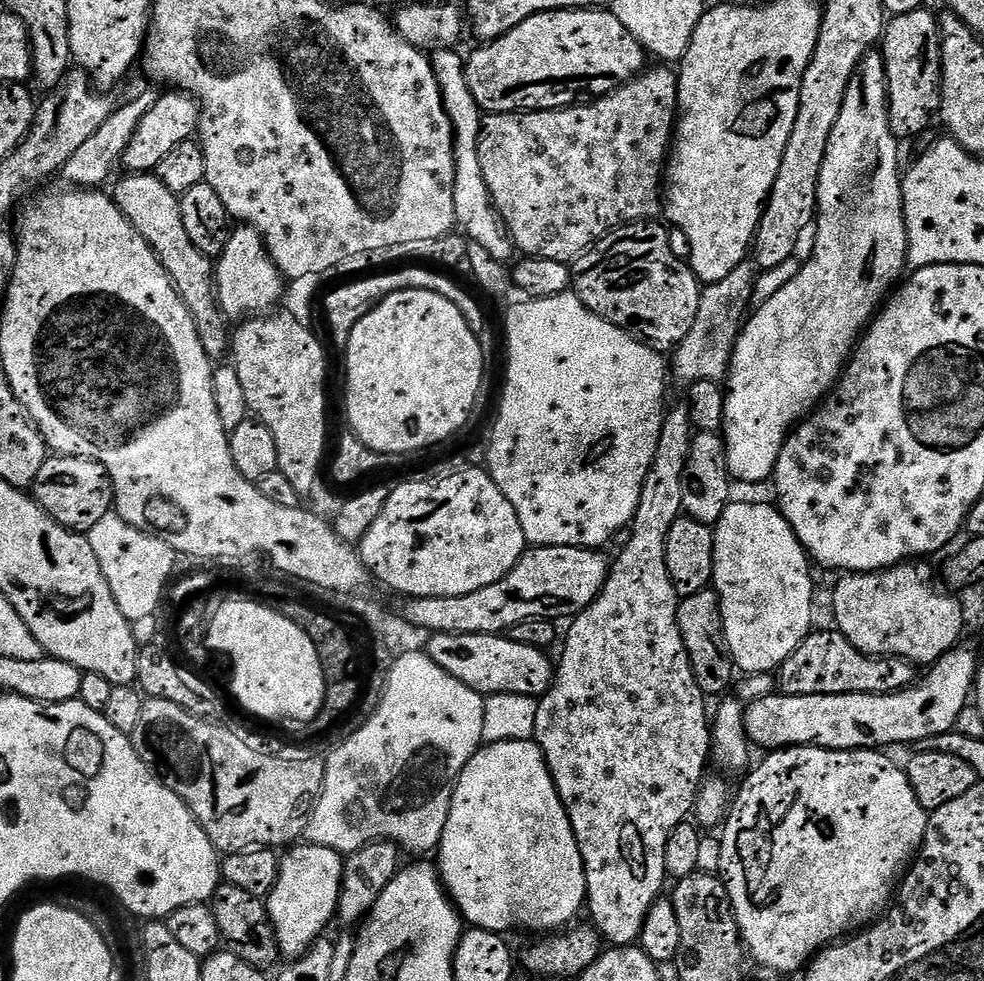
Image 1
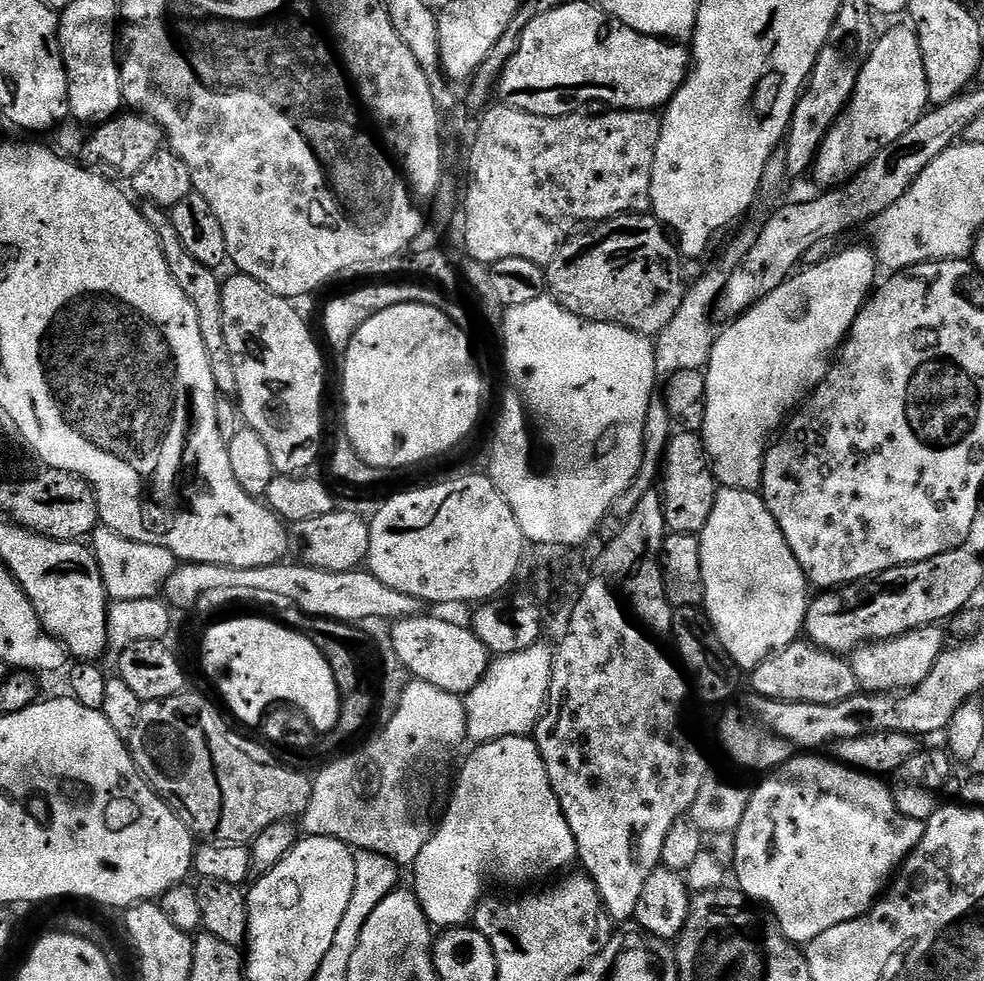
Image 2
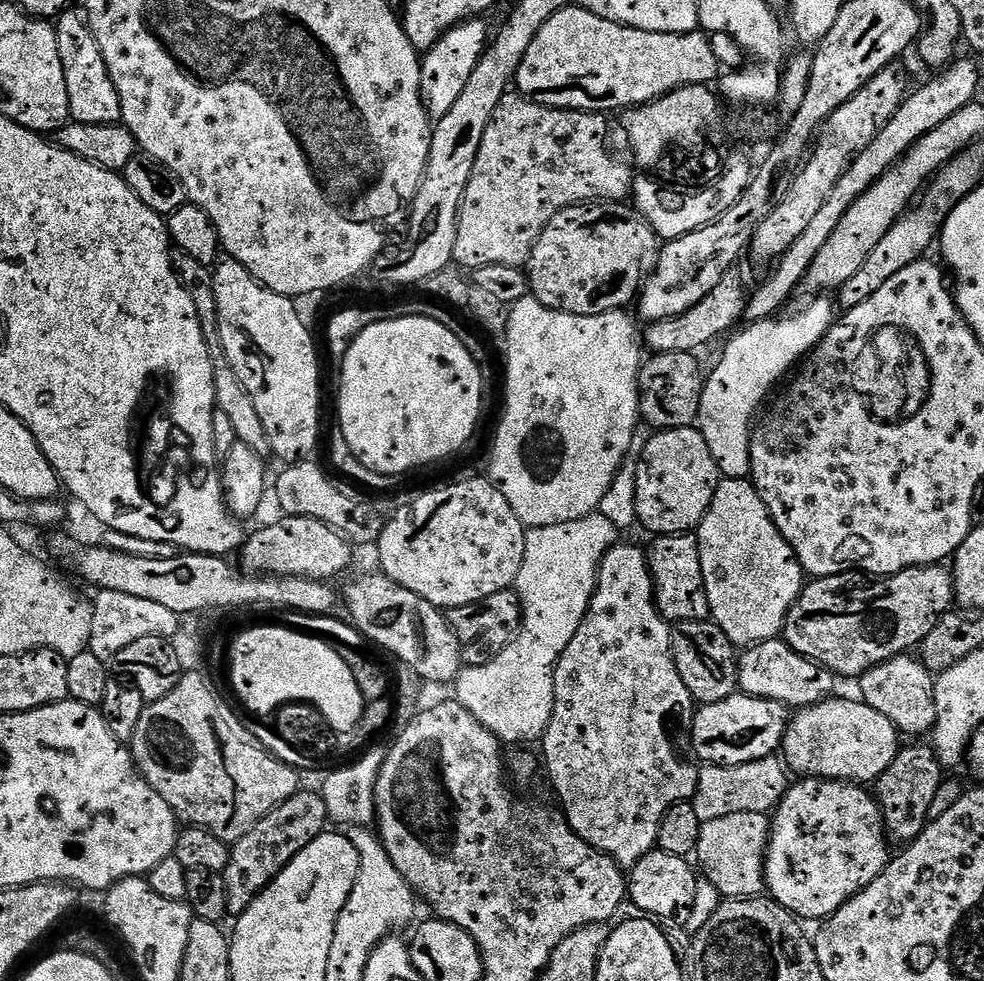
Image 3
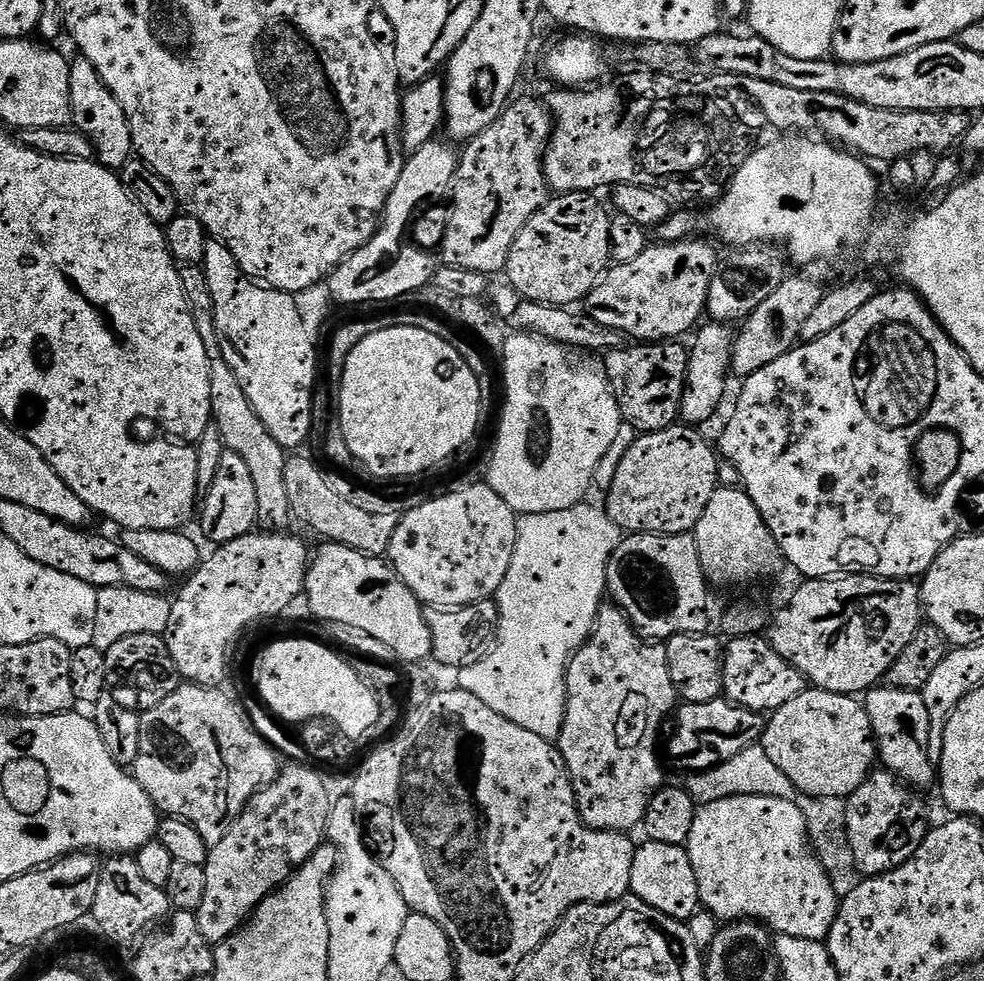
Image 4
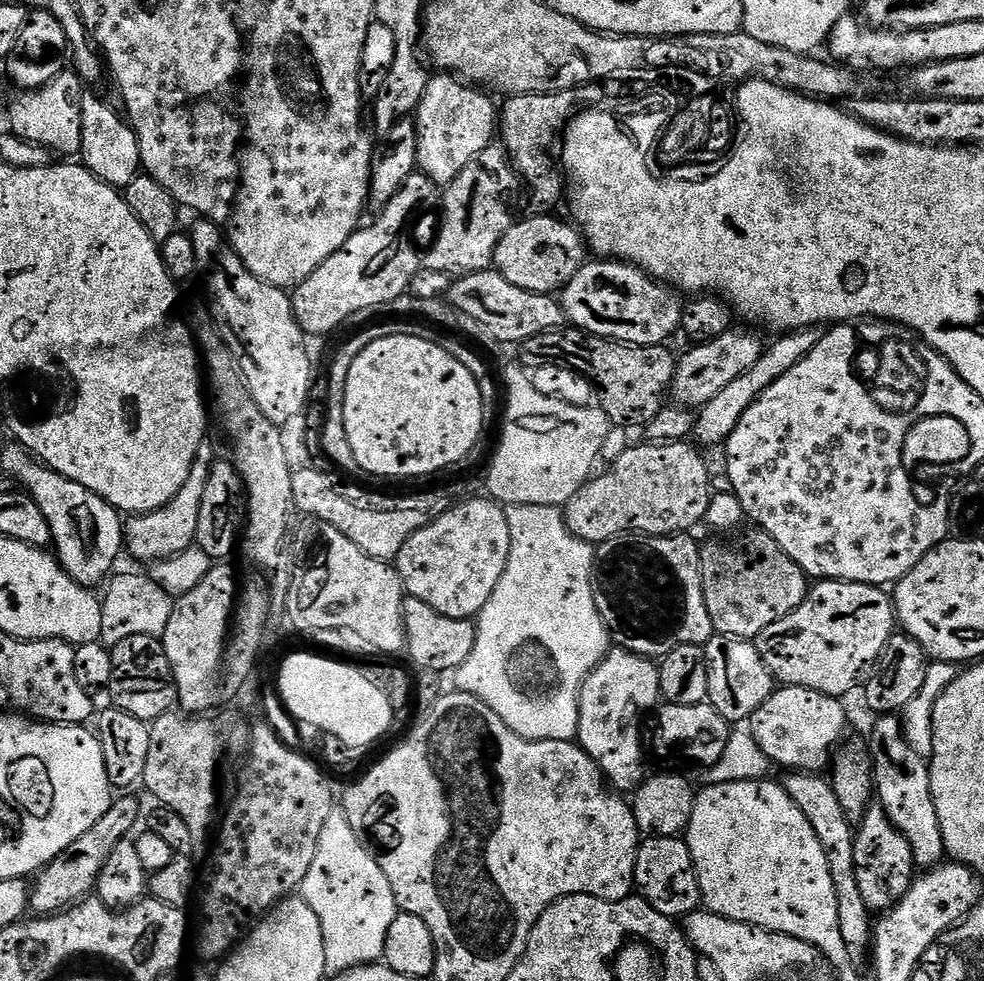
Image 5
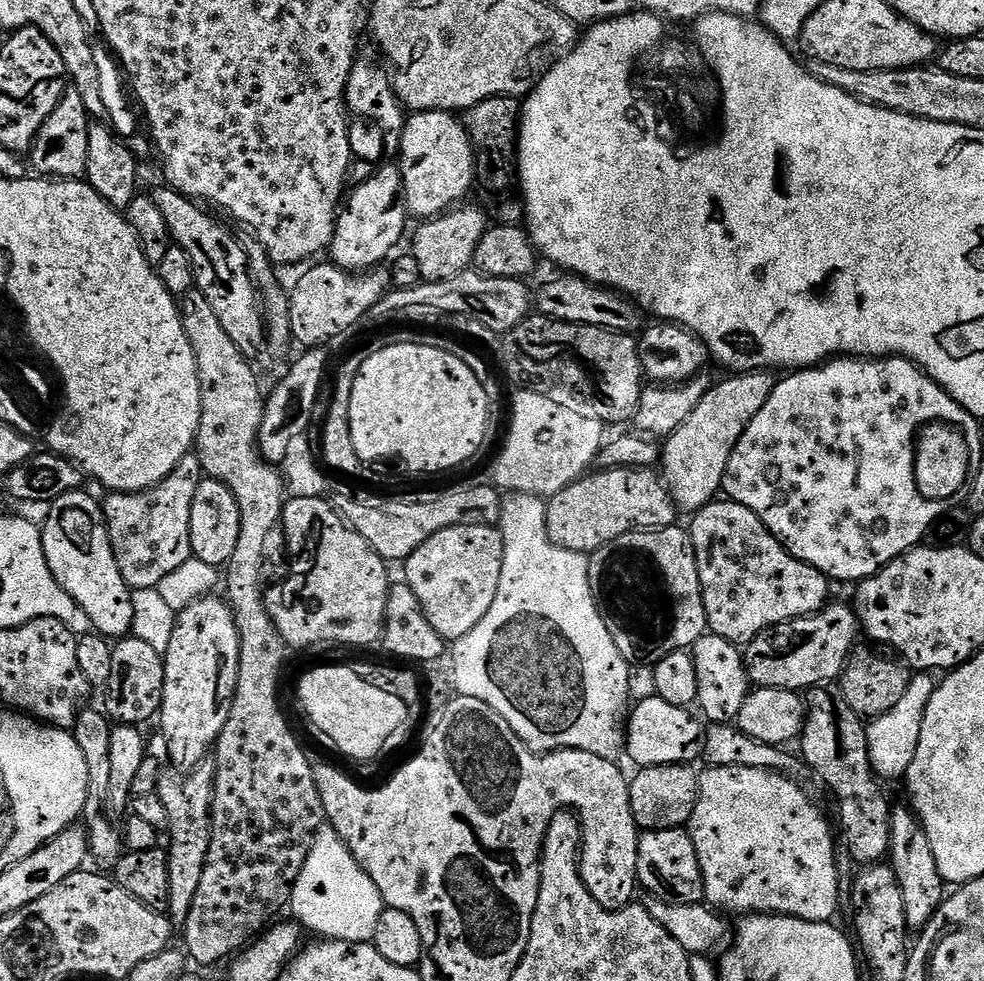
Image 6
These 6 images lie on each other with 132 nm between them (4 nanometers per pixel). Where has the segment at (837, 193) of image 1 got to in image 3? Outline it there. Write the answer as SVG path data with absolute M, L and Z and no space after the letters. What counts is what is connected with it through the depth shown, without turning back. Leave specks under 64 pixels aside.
M831 299L809 300L812 301L805 308L800 308L789 316L780 314L773 319L744 326L744 329L725 346L716 369L707 373L700 399L698 427L702 438L706 438L706 446L710 446L710 454L721 477L743 480L751 473L750 445L754 421L761 411L760 403L773 395L772 387L803 361L820 343L820 339L832 329L837 319L837 309L834 304L832 309L832 304L828 301Z

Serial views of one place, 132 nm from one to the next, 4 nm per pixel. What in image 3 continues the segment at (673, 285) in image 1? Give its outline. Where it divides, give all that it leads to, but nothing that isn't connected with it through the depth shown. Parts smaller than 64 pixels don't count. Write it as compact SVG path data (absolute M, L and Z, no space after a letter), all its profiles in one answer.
M589 202L587 204L576 204L572 208L567 208L558 214L554 214L554 218L550 218L550 222L542 230L538 242L534 242L534 250L530 254L526 265L528 287L531 295L542 306L546 306L550 310L569 312L575 316L593 316L594 314L602 314L603 312L624 310L629 307L627 304L630 303L631 300L633 303L633 301L639 297L642 281L645 279L646 273L653 272L656 268L661 247L662 241L660 237L657 236L655 230L645 222L643 216L636 211L635 207L629 206L624 202Z

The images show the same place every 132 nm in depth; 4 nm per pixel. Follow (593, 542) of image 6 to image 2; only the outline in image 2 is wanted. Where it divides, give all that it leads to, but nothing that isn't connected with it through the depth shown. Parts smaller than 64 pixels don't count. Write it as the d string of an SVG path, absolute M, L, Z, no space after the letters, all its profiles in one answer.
M680 430L671 437L662 459L664 466L664 513L672 532L690 532L699 534L714 510L718 491L717 473L710 463L708 450L703 439L695 431Z

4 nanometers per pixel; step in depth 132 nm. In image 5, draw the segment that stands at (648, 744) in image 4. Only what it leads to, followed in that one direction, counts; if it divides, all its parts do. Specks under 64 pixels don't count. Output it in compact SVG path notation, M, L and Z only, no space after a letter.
M613 647L586 678L580 691L578 730L580 747L594 758L604 779L617 793L628 794L645 779L644 752L640 749L640 719L661 699L660 669L655 659Z

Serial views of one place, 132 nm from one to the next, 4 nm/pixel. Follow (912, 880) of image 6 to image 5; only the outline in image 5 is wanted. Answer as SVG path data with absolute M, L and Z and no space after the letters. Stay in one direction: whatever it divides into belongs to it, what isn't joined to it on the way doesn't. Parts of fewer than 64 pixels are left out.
M880 714L876 725L866 736L868 753L872 756L874 796L878 806L890 818L890 822L910 844L917 869L935 868L945 859L942 826L938 822L938 810L934 806L934 794L930 790L929 761L919 756L906 742L901 717L896 714Z

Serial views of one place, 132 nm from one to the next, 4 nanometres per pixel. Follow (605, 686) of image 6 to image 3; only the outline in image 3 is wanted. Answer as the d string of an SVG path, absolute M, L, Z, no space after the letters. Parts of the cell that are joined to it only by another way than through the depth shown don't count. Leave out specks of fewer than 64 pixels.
M598 511L574 522L529 528L525 531L526 554L522 558L522 570L518 570L514 585L524 611L520 632L505 646L502 654L498 654L490 662L461 667L460 674L454 681L455 699L466 706L466 710L470 710L470 714L474 714L474 718L478 718L478 722L482 722L482 726L489 728L505 745L539 741L547 730L554 710L556 663L566 646L570 646L570 638L578 634L578 626L586 614L590 598L596 593L596 575L600 563L613 544L617 543L616 535L618 529Z

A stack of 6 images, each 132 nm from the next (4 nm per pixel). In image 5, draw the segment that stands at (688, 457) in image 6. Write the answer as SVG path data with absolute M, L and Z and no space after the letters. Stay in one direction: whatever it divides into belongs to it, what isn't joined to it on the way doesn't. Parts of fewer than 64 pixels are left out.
M819 327L802 328L798 332L777 335L773 339L776 341L765 347L758 362L754 362L754 366L750 366L750 370L746 370L746 374L742 374L742 378L730 382L730 386L726 386L726 390L720 391L716 397L710 398L710 402L706 402L704 407L699 409L696 417L695 439L700 439L701 445L723 445L724 441L730 438L730 434L734 434L734 426L738 426L738 418L742 418L742 414L746 414L750 405L770 386L774 386L774 382L778 382L778 378L782 378L782 374L786 374L786 370L794 370L794 366L798 366L798 362L802 362L802 358L806 358L806 354L810 354L810 350L814 350L814 346L818 346L821 335Z

